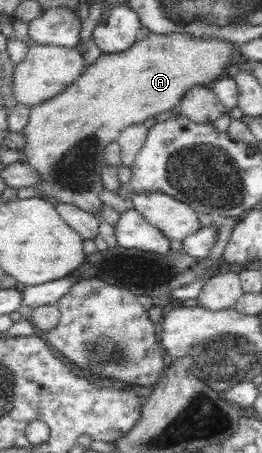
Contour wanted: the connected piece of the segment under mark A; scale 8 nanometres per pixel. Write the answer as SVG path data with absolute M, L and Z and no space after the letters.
M154 32L149 33L145 39L137 41L133 47L129 47L125 51L119 53L102 54L96 61L83 70L83 73L73 81L65 91L61 91L59 95L41 103L41 105L35 105L31 108L31 116L29 121L23 129L23 135L27 144L22 148L20 153L24 155L23 163L32 167L40 177L38 184L34 187L39 193L40 197L53 197L59 202L76 205L79 209L83 209L86 212L98 215L98 211L101 210L103 203L99 200L99 195L105 193L105 186L103 186L103 180L101 180L101 172L105 166L105 151L107 146L111 142L115 142L119 134L130 125L142 123L149 117L153 118L155 115L167 112L176 106L179 106L183 95L191 89L194 85L209 86L212 87L213 80L224 73L225 68L231 65L231 57L233 57L233 43L221 40L219 38L211 38L211 36L195 36L183 33L169 33L166 35L158 35Z

